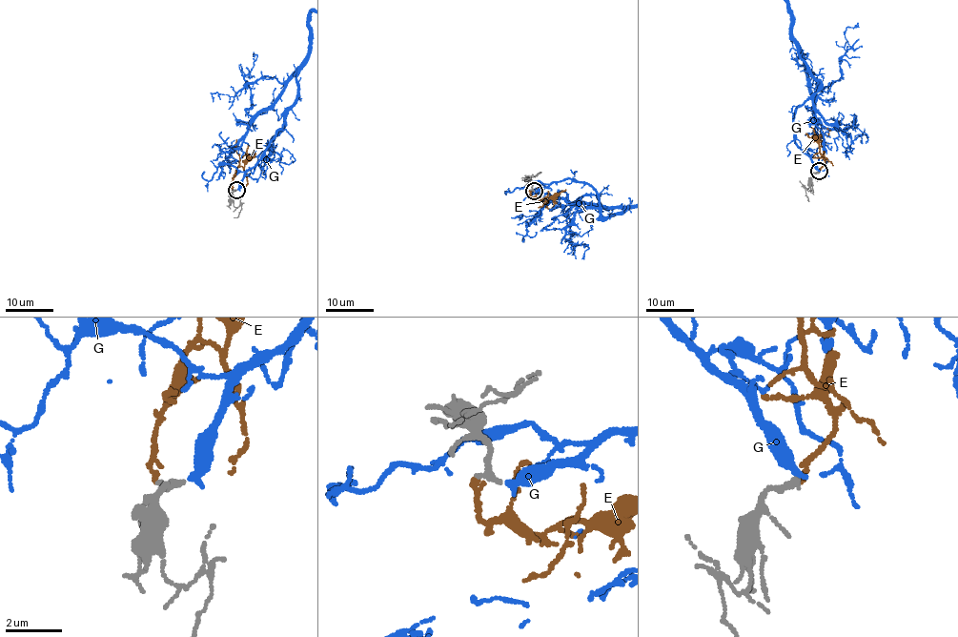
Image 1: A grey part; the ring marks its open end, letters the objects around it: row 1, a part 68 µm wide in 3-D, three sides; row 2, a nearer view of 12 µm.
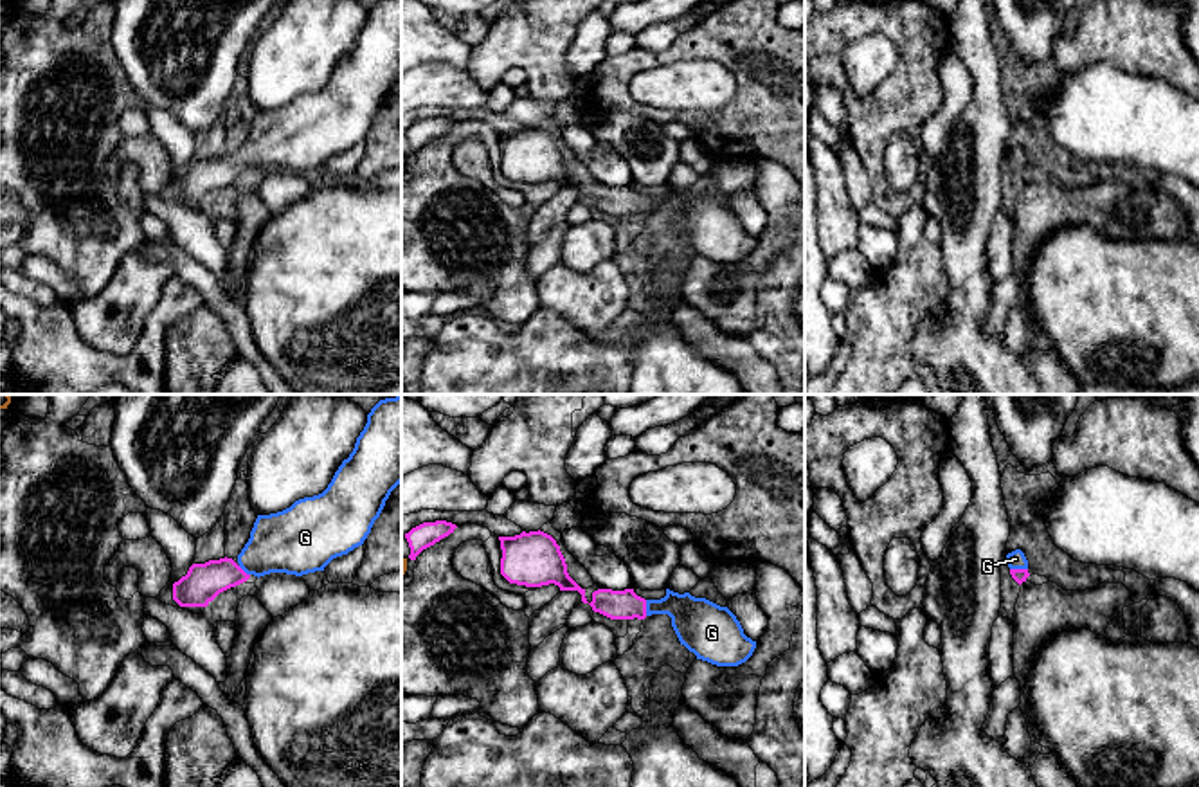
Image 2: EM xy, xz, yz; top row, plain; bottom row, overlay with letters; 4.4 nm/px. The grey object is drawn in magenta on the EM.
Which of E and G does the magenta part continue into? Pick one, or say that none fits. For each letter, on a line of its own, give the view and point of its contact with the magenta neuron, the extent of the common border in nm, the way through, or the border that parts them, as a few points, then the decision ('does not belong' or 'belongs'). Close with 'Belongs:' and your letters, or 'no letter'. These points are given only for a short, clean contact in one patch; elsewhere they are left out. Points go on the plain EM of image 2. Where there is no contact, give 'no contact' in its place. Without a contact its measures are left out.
E: no contact; does not belong
G: contact yz (1019, 166); length 80 nm; way yz (1019, 171), (1019, 166), (1016, 155); belongs
Belongs: G

